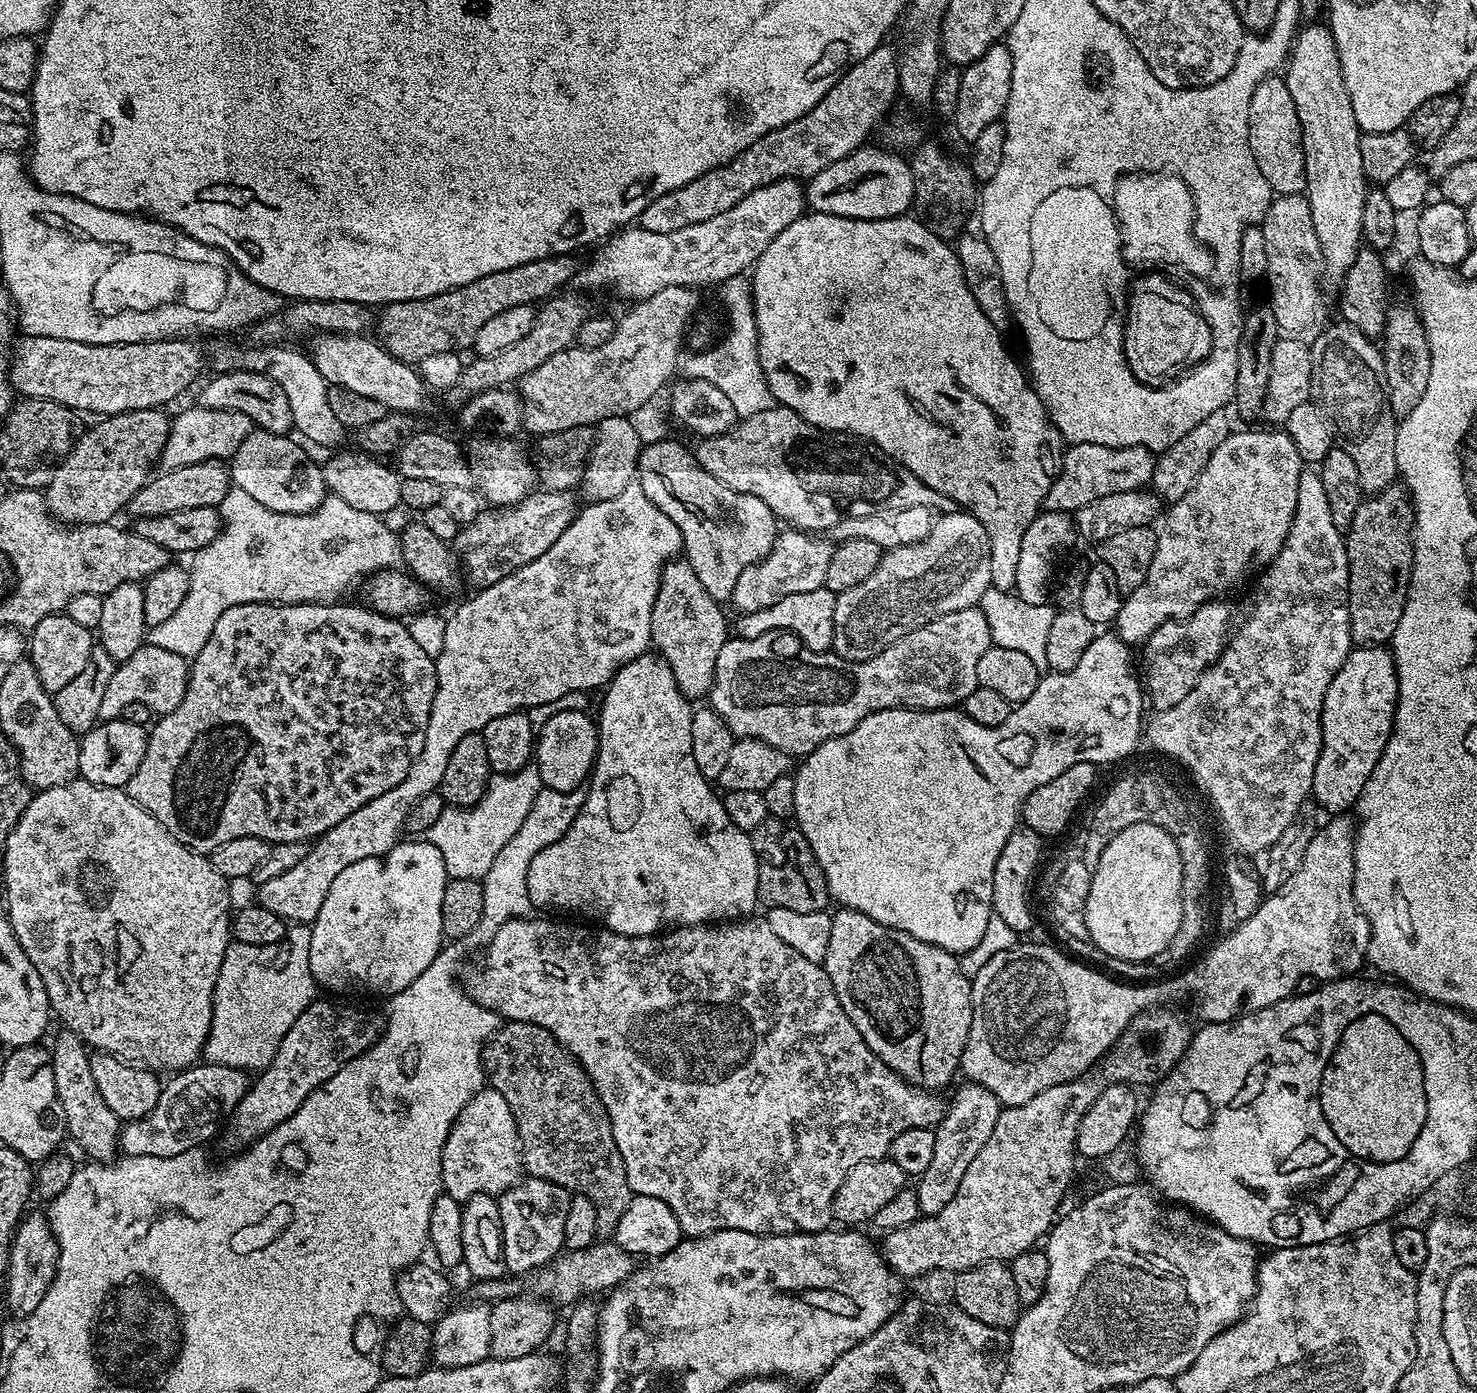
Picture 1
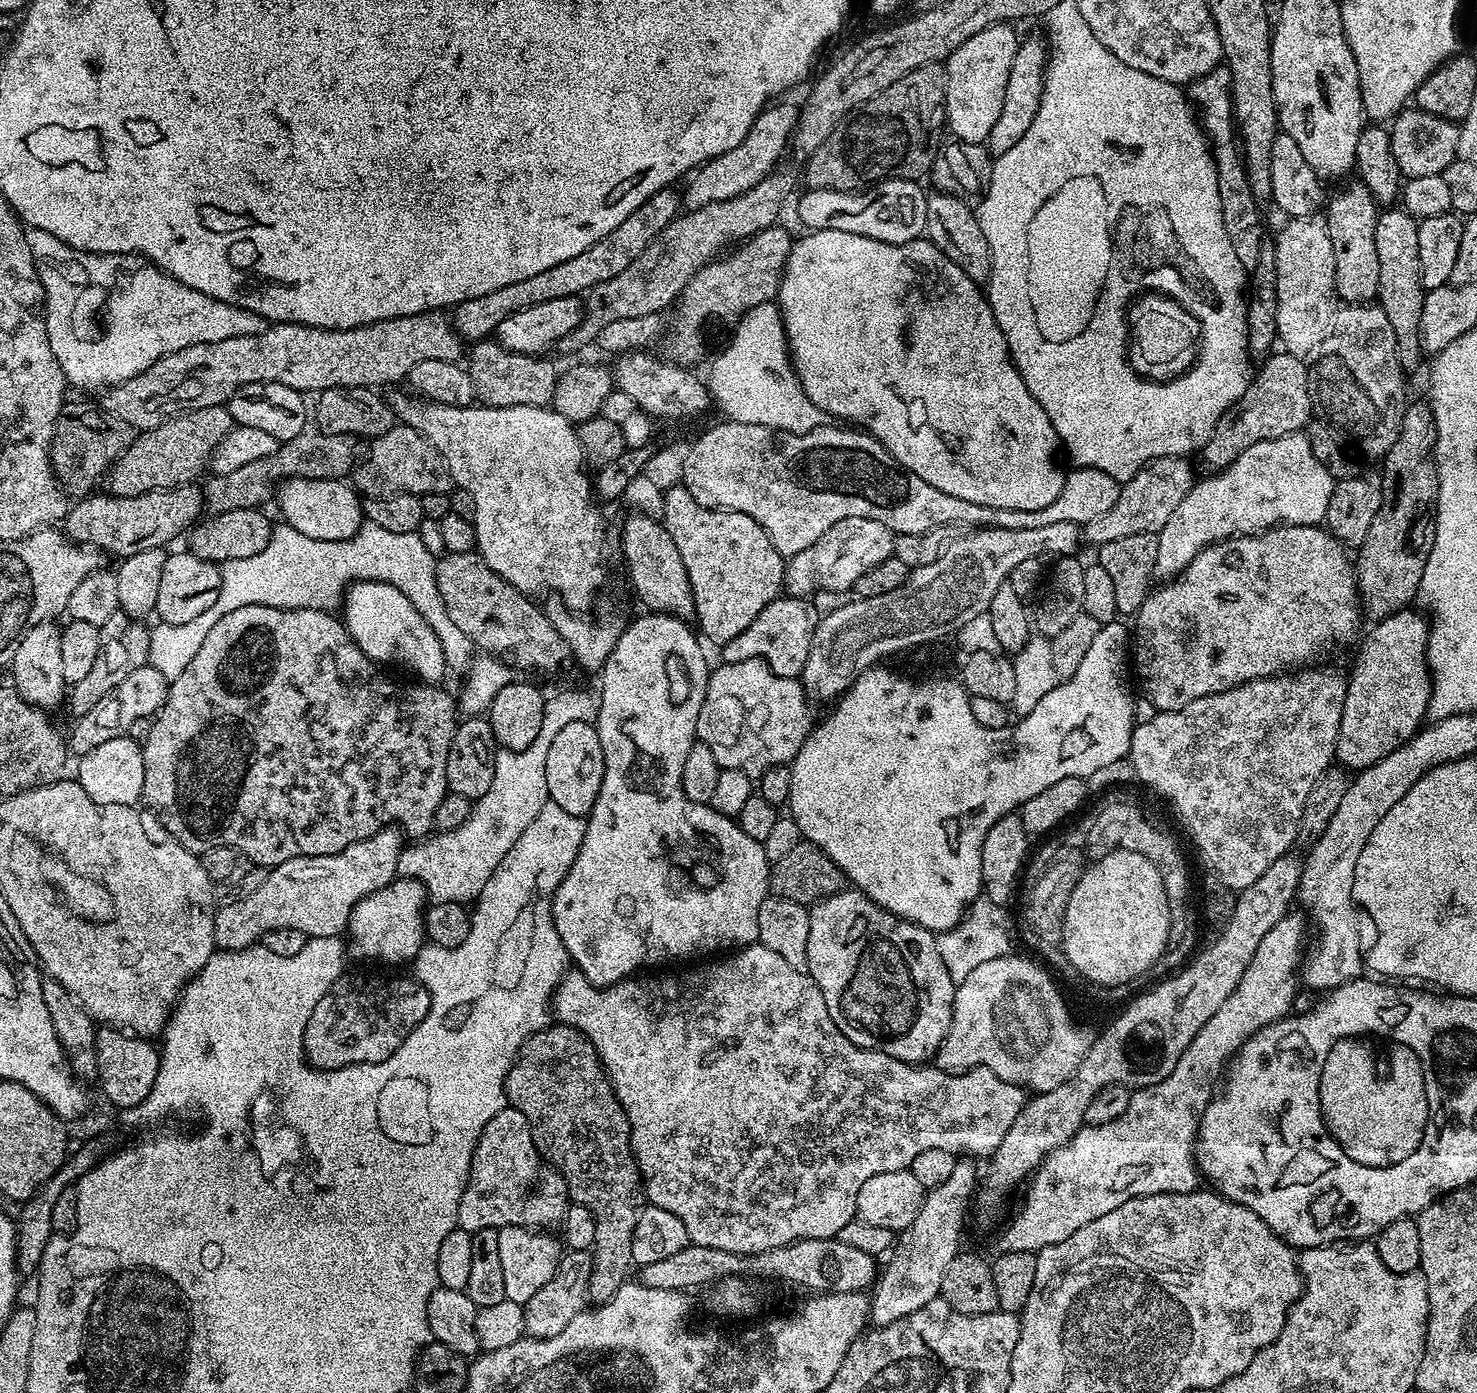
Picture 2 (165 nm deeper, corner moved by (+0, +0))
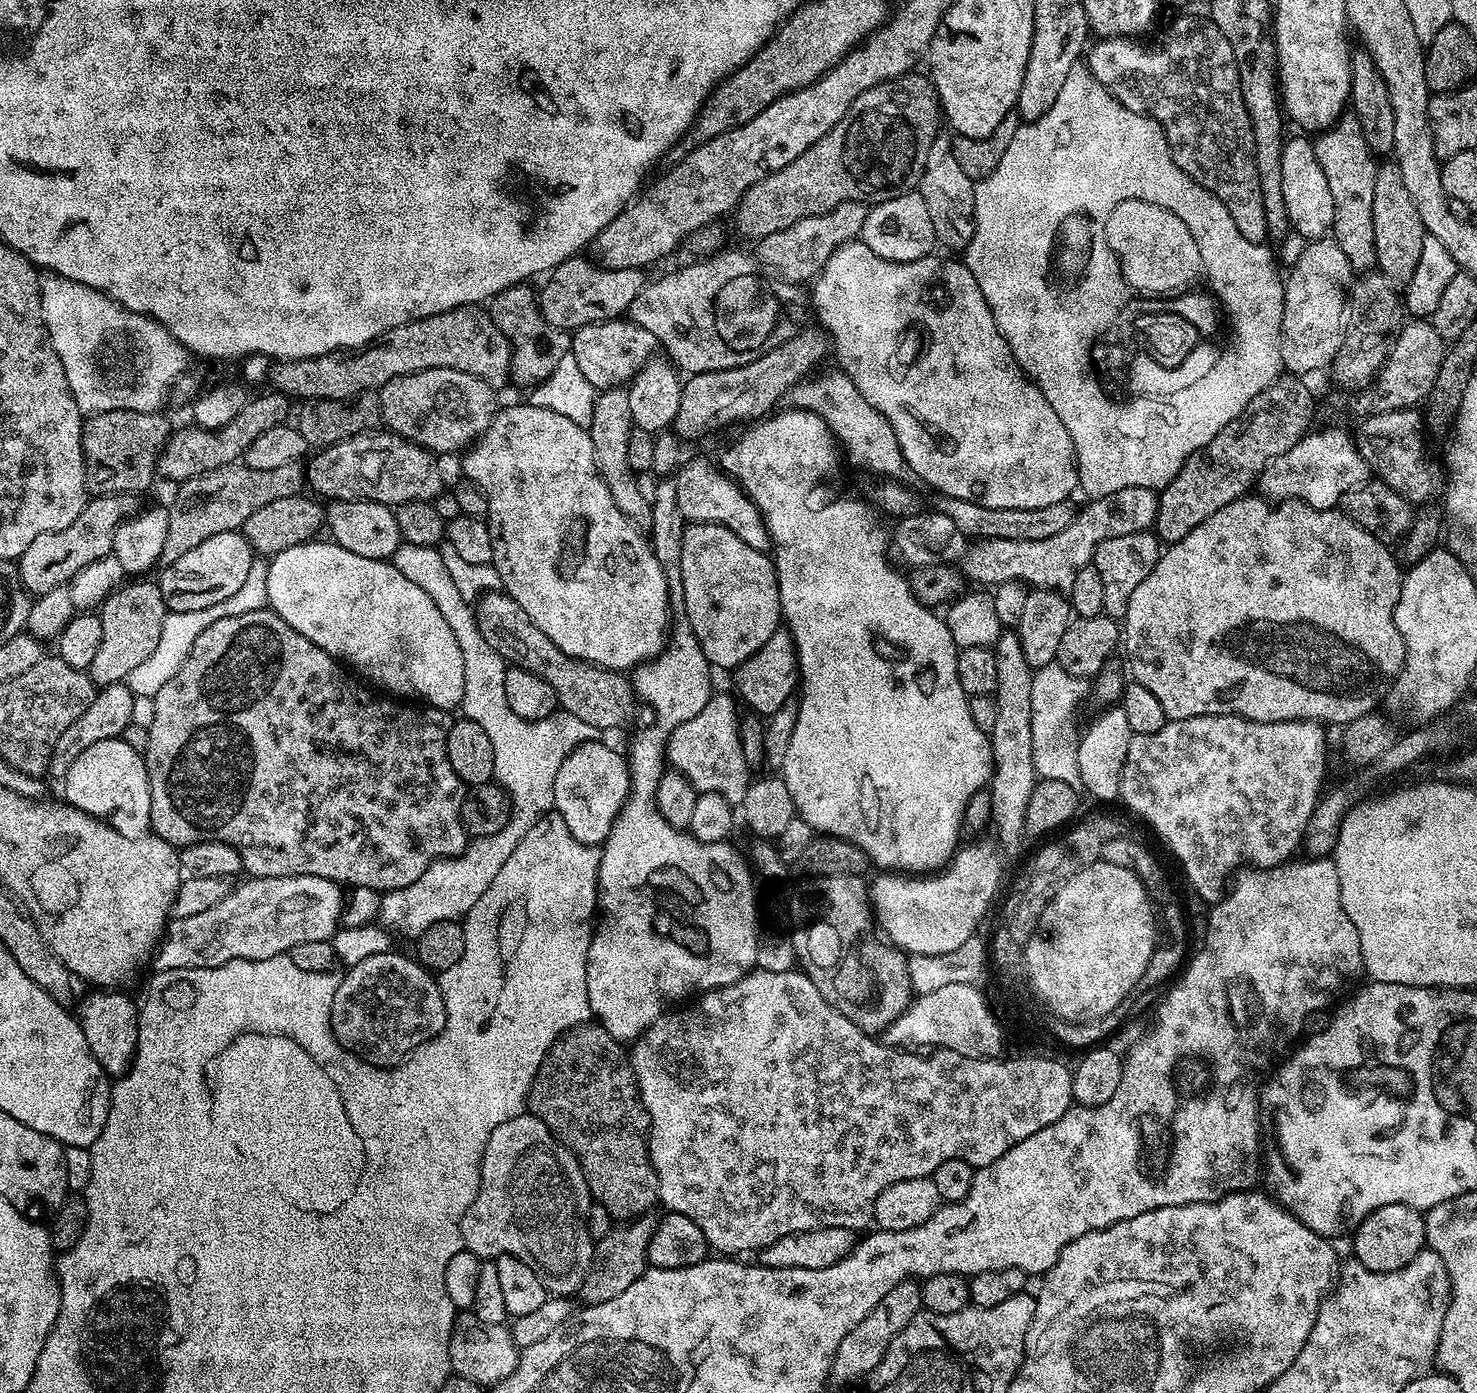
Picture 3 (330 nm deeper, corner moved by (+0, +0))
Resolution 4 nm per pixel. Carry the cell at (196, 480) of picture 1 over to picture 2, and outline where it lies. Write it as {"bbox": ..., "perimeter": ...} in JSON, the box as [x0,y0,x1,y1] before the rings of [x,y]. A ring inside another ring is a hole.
{"bbox":[62,483,205,558],"perimeter":[[[195,483],[159,488],[137,496],[96,495],[77,499],[69,507],[62,528],[69,540],[91,546],[104,554],[113,552],[116,558],[168,546],[175,536],[183,537],[205,511],[203,491]]]}

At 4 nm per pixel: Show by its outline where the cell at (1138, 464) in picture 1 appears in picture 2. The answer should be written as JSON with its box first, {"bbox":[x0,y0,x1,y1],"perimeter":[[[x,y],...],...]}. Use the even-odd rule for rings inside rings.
{"bbox":[682,419,1122,558],"perimeter":[[[725,419],[723,423],[706,429],[696,441],[691,441],[691,448],[686,457],[682,487],[702,506],[741,512],[754,518],[754,522],[758,522],[758,526],[762,526],[768,531],[770,542],[774,542],[774,550],[778,550],[780,555],[785,558],[791,558],[794,554],[806,550],[806,546],[814,546],[814,542],[818,542],[818,538],[822,538],[822,534],[826,534],[826,530],[830,530],[830,526],[834,526],[834,522],[842,522],[842,518],[874,518],[874,522],[882,522],[891,532],[901,536],[921,536],[924,533],[935,533],[936,528],[944,528],[947,524],[965,524],[965,529],[968,530],[978,528],[1034,530],[1038,526],[1051,526],[1053,522],[1074,522],[1083,526],[1094,522],[1094,518],[1102,518],[1102,514],[1106,514],[1106,510],[1110,510],[1110,506],[1114,506],[1114,502],[1118,502],[1122,487],[1121,481],[1110,478],[1110,474],[1104,474],[1102,470],[1073,467],[1072,472],[1069,471],[1064,477],[1062,494],[1058,494],[1058,498],[1054,498],[1054,502],[1050,502],[1050,506],[1042,506],[1042,510],[1010,510],[1009,508],[978,506],[978,502],[966,502],[966,498],[954,498],[954,494],[946,494],[946,490],[938,490],[938,486],[930,486],[930,482],[918,478],[918,474],[906,470],[906,466],[898,463],[876,439],[863,430],[853,430],[848,426],[836,426],[840,428],[821,426],[809,432],[787,432],[786,430],[774,430],[770,426],[750,426],[746,422],[734,422],[730,419]]]}

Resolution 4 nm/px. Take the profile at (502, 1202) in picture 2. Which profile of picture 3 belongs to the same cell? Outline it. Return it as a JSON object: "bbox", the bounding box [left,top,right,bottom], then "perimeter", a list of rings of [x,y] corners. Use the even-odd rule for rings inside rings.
{"bbox":[460,1114,594,1297],"perimeter":[[[525,1114],[510,1118],[502,1122],[486,1142],[478,1194],[474,1202],[470,1202],[470,1210],[466,1210],[460,1223],[464,1248],[484,1262],[495,1261],[498,1256],[518,1258],[538,1274],[538,1282],[542,1282],[553,1297],[571,1297],[579,1293],[584,1279],[592,1271],[594,1241],[586,1223],[589,1203],[588,1183],[576,1155],[560,1143],[538,1117]]]}

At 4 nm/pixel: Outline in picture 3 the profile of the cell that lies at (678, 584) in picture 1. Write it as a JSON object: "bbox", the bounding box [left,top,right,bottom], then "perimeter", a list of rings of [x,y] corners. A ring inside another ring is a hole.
{"bbox":[587,387,652,530],"perimeter":[[[623,387],[603,389],[593,402],[593,417],[587,427],[590,442],[594,442],[596,469],[602,482],[606,482],[606,490],[610,490],[614,506],[618,506],[631,524],[648,530],[652,527],[652,502],[638,491],[637,473],[630,466],[630,458],[626,458],[626,446],[630,442],[633,427],[627,391]]]}

